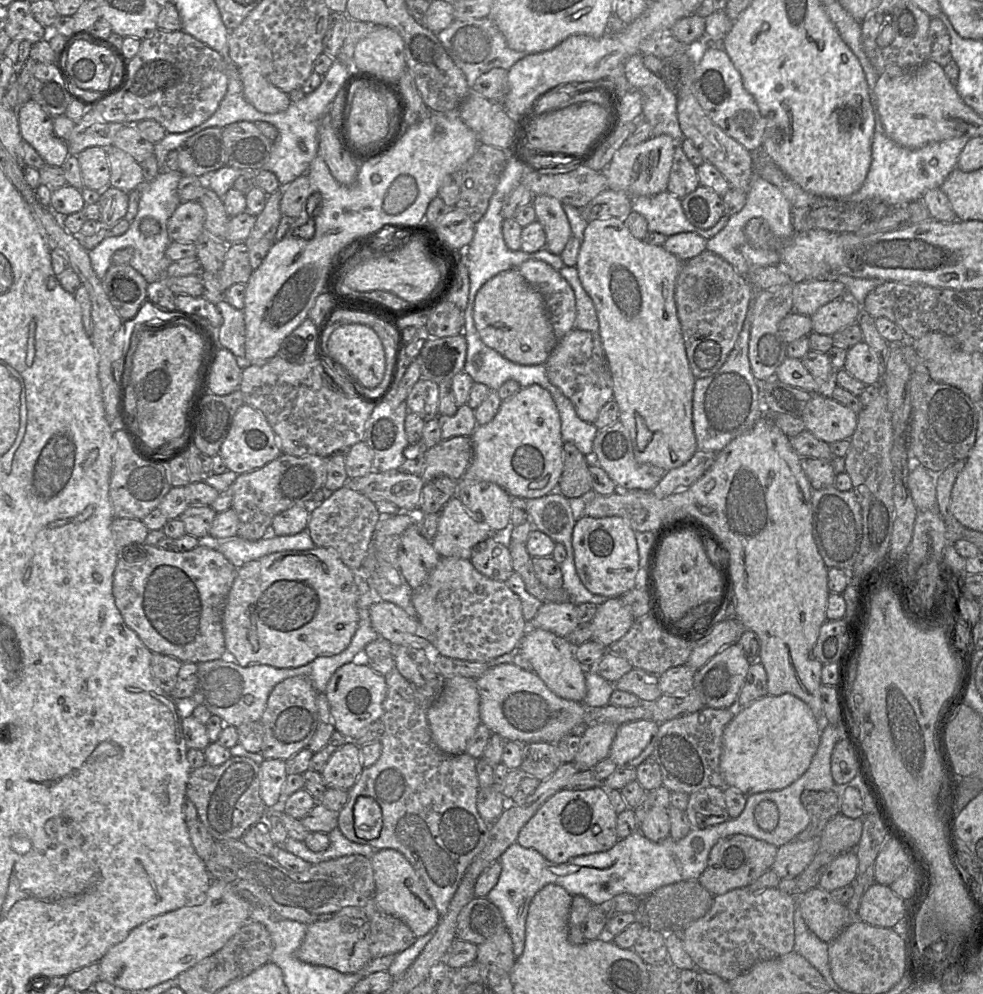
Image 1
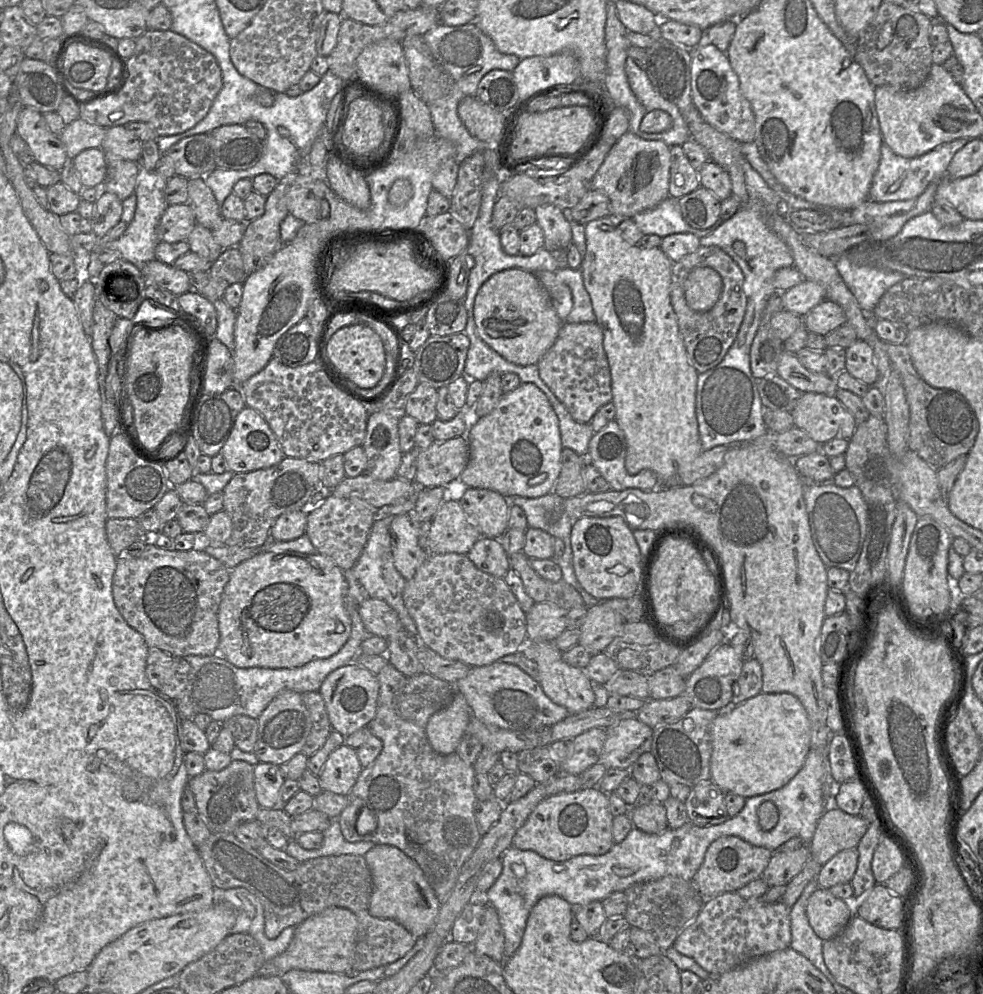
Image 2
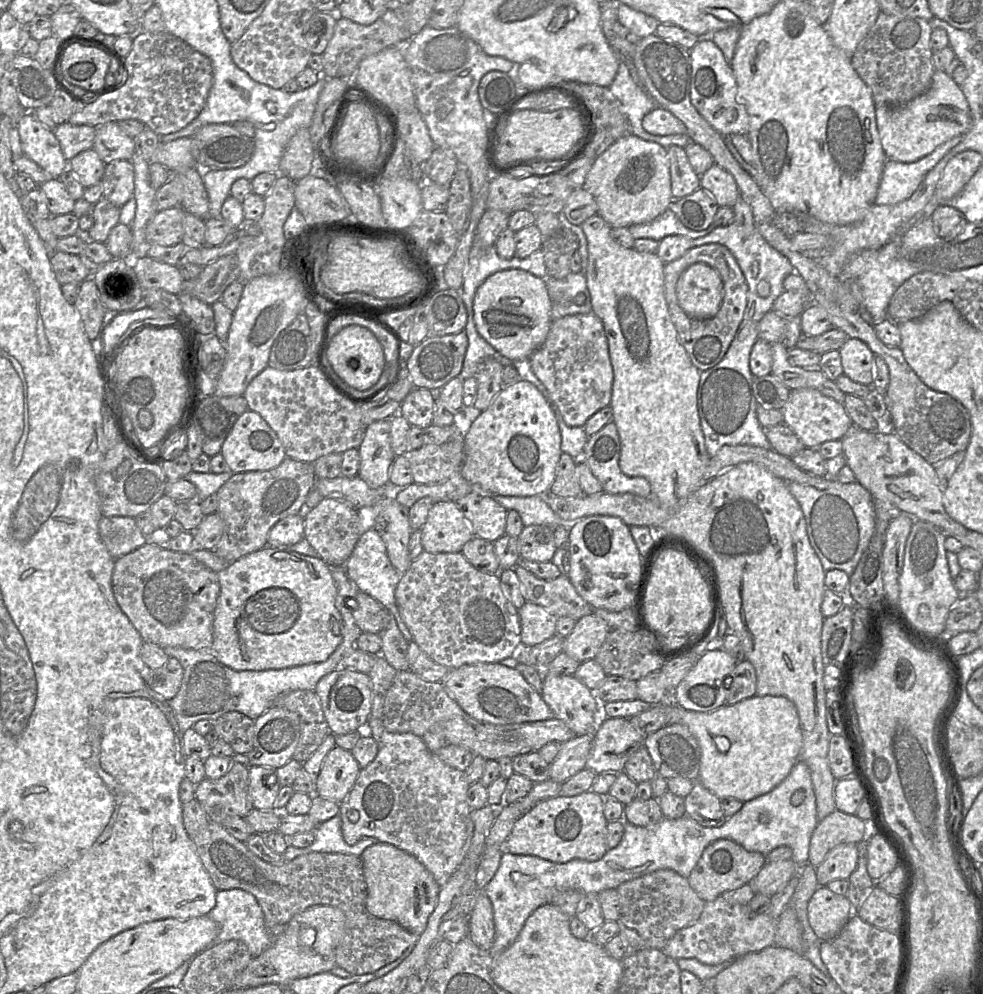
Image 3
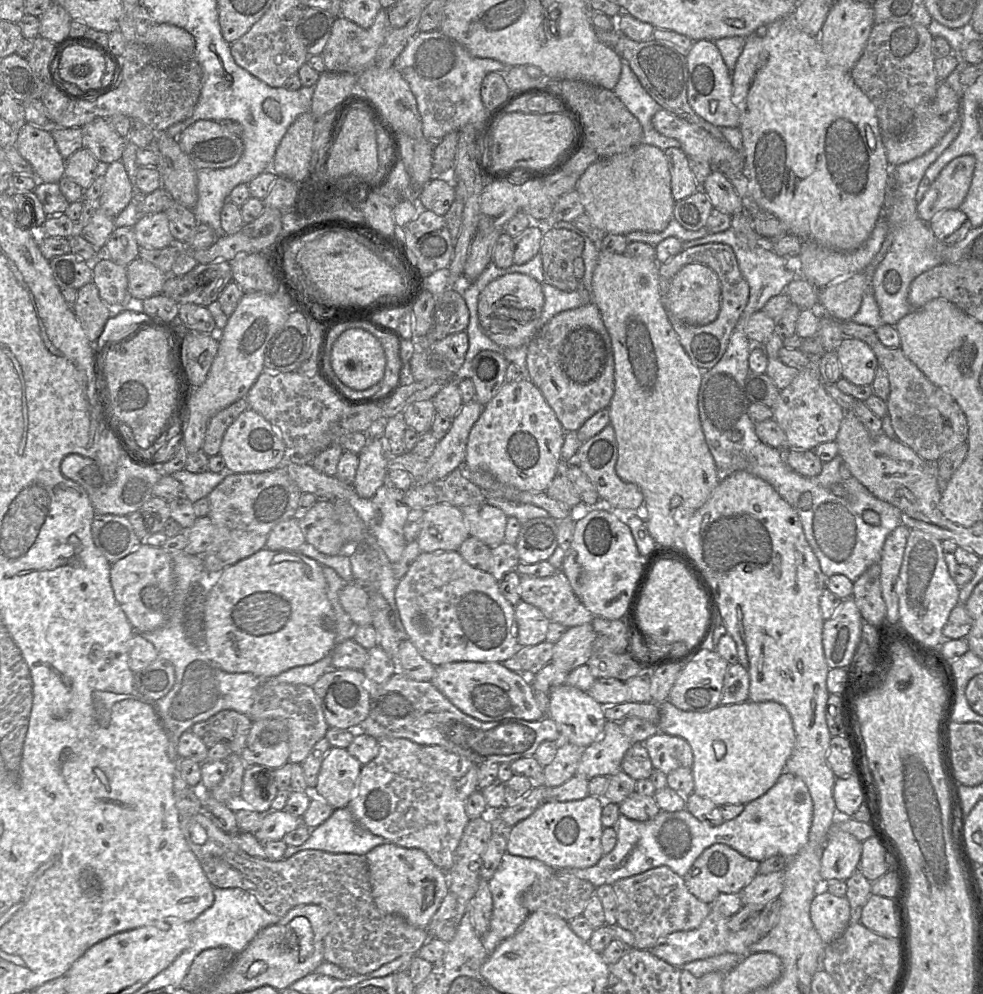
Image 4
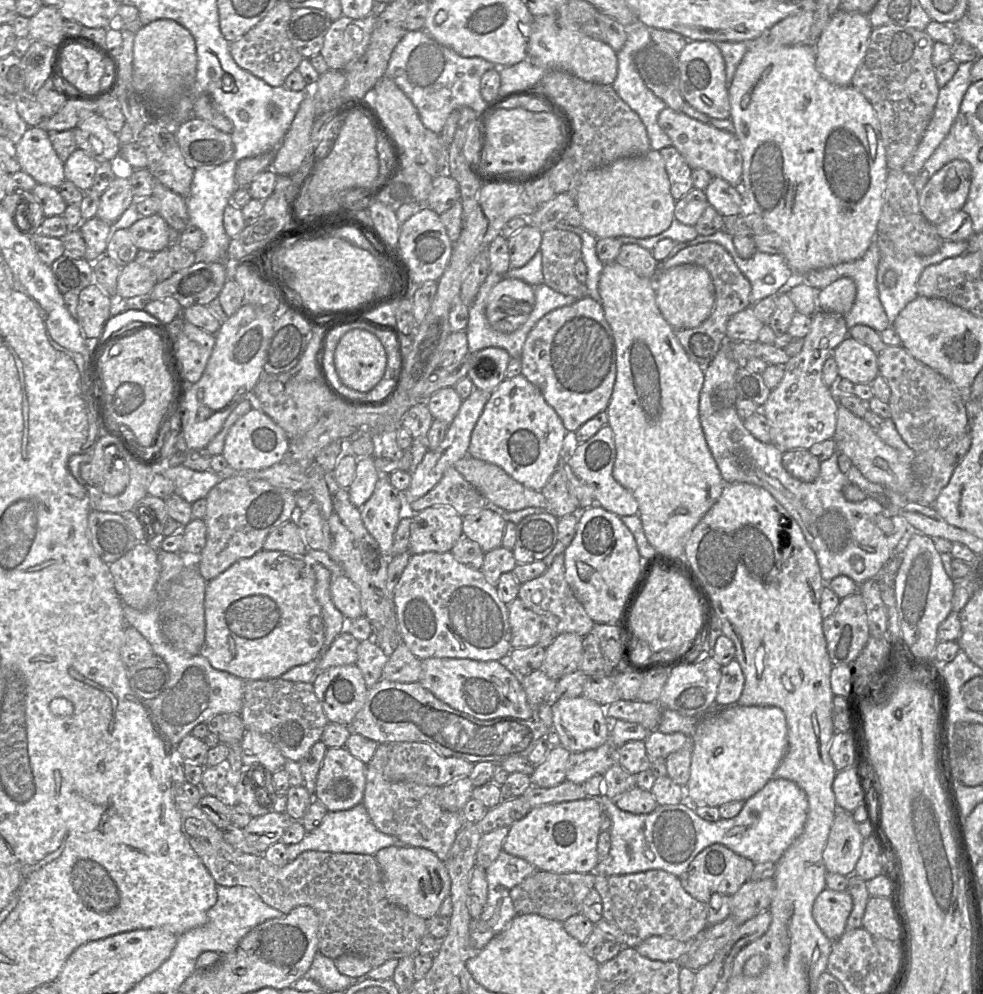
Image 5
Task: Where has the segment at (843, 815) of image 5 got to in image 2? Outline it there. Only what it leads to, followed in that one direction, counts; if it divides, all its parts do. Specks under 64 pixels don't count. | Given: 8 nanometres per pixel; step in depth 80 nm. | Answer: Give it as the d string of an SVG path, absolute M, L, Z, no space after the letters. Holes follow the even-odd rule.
M857 848L841 851L826 862L817 876L820 888L829 889L835 885L851 883L858 866Z

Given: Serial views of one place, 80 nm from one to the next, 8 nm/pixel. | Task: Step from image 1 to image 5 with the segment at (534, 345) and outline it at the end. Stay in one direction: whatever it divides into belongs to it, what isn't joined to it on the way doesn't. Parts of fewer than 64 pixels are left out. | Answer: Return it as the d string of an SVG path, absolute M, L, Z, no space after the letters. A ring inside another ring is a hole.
M507 278L491 289L485 313L494 330L511 333L527 321L534 304L533 286L517 278Z

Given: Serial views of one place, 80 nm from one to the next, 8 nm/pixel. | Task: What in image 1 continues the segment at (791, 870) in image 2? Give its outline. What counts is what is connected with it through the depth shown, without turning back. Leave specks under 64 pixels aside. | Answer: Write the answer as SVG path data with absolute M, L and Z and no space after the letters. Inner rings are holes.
M819 837L807 841L790 841L778 848L771 869L780 879L797 878L819 851Z

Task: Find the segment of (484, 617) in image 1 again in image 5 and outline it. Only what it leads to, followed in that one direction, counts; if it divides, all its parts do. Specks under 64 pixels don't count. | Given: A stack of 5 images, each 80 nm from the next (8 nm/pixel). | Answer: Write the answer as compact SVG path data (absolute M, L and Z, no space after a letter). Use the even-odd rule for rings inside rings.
M427 552L411 555L393 592L398 635L408 649L420 660L428 658L460 658L477 661L498 661L508 655L511 629L507 604L490 584L481 570L458 562L451 552Z

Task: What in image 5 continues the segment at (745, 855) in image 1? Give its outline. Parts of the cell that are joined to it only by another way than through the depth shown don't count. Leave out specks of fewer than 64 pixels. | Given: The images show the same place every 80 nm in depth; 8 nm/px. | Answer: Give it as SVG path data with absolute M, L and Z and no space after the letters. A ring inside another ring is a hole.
M713 844L702 850L679 877L683 889L697 901L708 904L715 893L732 896L746 883L755 864L722 844Z

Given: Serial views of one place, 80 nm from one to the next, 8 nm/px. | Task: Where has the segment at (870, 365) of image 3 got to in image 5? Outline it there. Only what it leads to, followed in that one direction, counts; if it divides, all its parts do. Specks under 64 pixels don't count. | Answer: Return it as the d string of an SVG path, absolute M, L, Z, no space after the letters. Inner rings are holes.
M845 338L832 354L839 377L854 384L871 384L879 374L877 357L866 344Z

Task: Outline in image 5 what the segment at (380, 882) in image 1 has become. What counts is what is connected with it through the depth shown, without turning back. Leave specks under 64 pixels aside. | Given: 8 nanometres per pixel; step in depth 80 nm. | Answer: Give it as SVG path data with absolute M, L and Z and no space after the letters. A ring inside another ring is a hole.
M390 846L374 854L382 872L386 898L392 904L427 920L438 914L444 899L450 896L451 881L444 861L432 851L412 846Z

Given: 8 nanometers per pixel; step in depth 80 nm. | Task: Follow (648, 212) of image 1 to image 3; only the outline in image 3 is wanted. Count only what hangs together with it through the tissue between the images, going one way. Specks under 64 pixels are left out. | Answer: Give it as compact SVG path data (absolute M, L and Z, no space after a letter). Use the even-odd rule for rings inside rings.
M669 207L654 220L648 223L634 224L628 228L634 239L649 238L659 242L669 235L682 235L694 240L708 235L716 226L713 222L705 230L690 230L679 220L673 209Z

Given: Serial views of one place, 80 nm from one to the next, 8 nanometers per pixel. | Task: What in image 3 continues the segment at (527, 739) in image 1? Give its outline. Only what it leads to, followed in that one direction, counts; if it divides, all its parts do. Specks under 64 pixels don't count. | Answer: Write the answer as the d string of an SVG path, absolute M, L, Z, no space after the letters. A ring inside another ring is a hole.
M499 662L475 663L450 669L441 681L458 705L471 717L496 725L544 721L554 714L538 693L516 669Z

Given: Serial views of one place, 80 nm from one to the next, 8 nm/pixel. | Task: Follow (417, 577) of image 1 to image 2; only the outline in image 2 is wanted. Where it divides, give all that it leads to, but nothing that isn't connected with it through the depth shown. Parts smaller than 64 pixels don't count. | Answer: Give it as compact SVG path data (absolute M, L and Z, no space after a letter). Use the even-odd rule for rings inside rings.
M412 514L396 515L393 517L390 525L394 566L405 580L412 579L418 567L430 555L428 549L423 549L418 544L419 525L420 522L418 522Z

